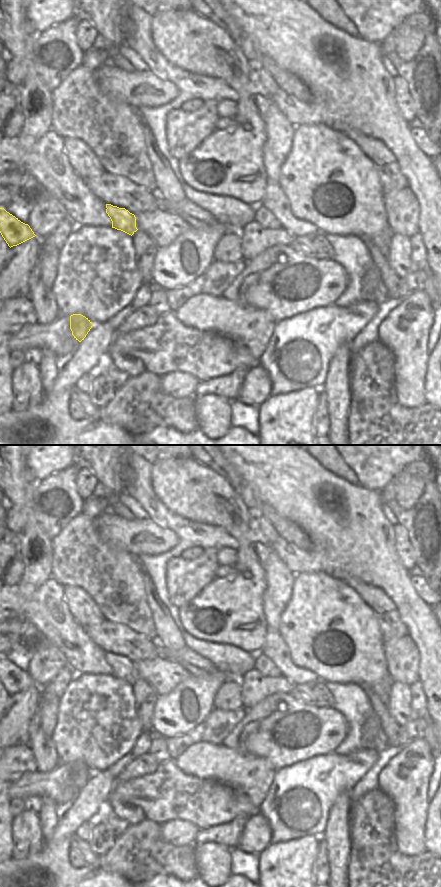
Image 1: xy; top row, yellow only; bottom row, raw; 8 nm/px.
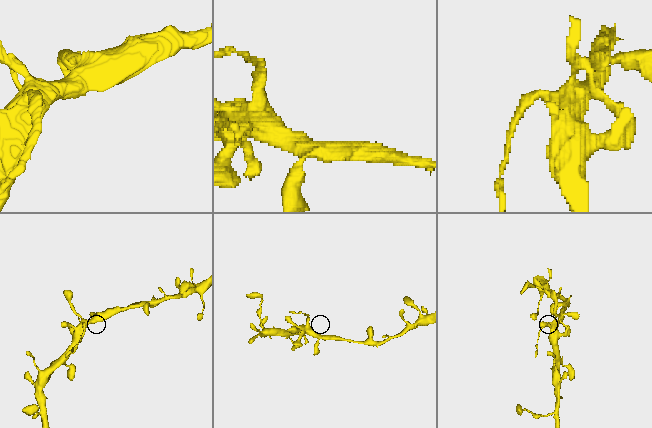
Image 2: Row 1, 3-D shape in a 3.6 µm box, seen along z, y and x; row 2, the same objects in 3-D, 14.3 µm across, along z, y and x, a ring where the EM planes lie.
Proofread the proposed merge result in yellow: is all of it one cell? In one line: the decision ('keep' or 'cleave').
cleave

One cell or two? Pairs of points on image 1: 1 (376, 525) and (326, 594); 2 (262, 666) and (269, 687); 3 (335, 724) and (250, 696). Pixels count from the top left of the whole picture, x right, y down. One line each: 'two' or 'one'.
1: two
2: two
3: two

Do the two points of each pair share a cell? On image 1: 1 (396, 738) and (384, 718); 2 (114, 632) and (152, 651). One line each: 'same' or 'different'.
1: same
2: same

